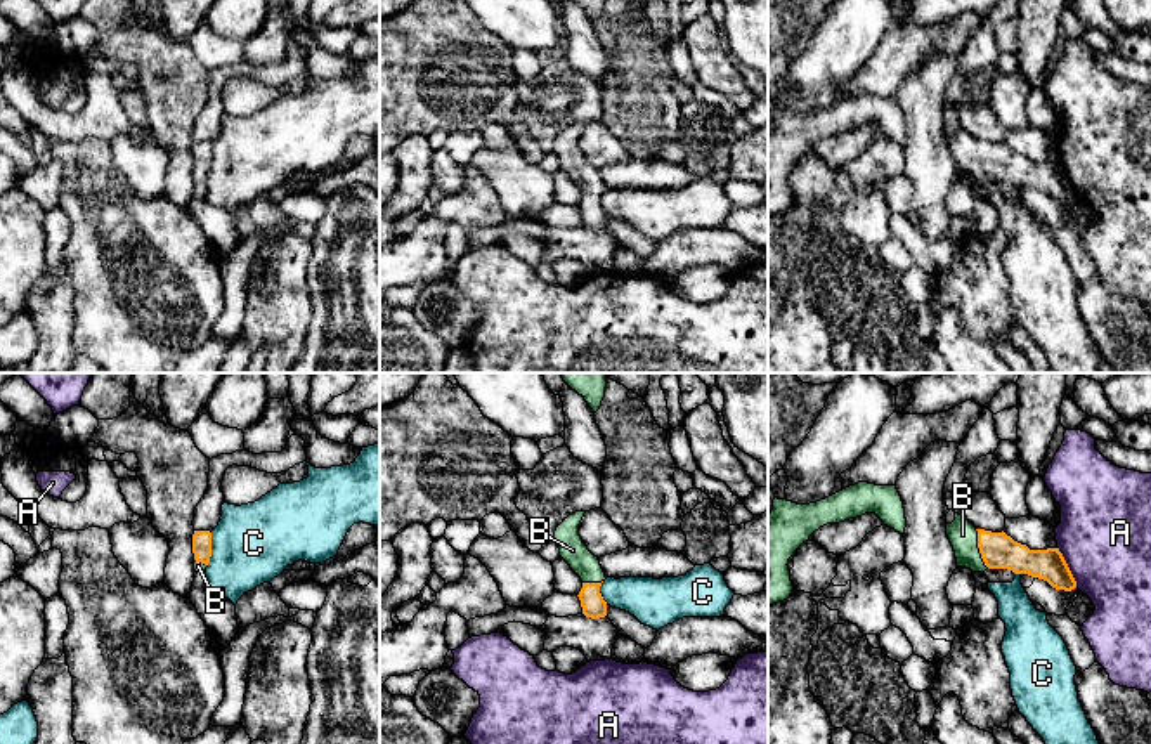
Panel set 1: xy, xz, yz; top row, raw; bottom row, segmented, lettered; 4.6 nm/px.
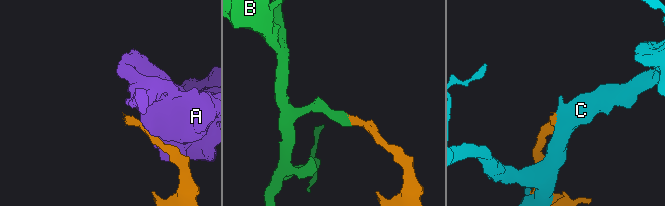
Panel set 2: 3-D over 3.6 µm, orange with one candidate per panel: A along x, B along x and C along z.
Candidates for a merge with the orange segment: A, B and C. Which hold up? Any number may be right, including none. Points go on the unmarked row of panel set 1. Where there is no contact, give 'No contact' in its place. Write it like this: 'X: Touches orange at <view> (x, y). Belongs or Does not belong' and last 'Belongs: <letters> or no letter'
A: Touches orange at yz (1068, 179). Does not belong
B: Touches orange at yz (978, 158). Belongs
C: Touches orange at xy (210, 160). Does not belong
Belongs: B

